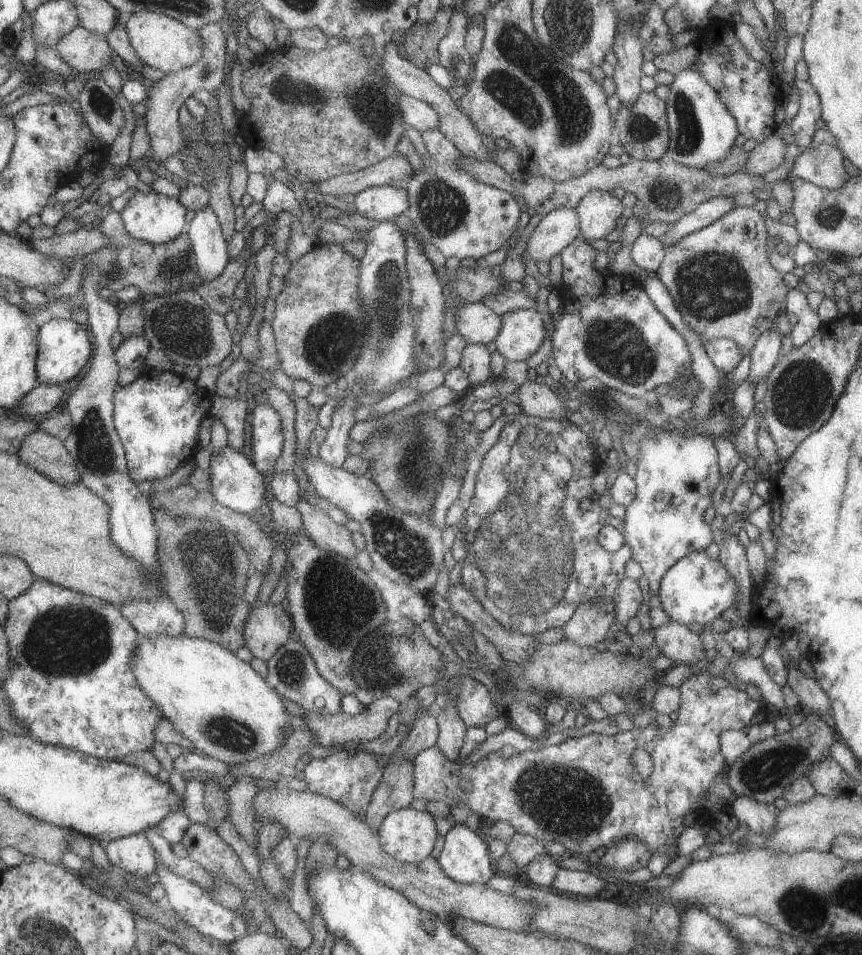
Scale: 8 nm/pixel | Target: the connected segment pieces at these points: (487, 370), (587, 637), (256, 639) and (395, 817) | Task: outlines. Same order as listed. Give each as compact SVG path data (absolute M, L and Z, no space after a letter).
M468 343L462 351L459 366L468 375L471 389L493 379L491 352L486 345Z
M600 597L577 606L565 628L567 640L589 647L605 640L606 632L615 618L615 602L612 597Z
M252 604L243 641L254 657L268 662L281 646L293 638L293 622L288 615L280 604Z
M410 806L392 811L382 821L378 832L380 844L390 856L400 862L418 864L426 857L430 857L430 852L434 850L434 844L438 838L434 820L435 818L427 810L420 812Z

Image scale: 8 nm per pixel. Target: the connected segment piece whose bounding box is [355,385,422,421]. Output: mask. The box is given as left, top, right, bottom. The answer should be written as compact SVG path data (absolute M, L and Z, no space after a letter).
M405 385L404 388L398 388L396 392L382 398L378 403L367 406L358 405L355 412L356 420L365 421L370 420L370 418L378 418L378 416L395 411L414 402L414 400L418 400L420 396L422 396L422 393Z

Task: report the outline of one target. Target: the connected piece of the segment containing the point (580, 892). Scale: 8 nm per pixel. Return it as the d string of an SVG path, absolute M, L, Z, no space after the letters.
M561 869L556 873L551 888L558 893L572 897L596 897L606 886L603 876L596 876L588 871Z

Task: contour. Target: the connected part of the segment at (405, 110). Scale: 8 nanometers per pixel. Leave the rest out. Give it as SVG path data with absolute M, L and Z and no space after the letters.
M401 93L396 106L400 109L407 127L416 128L421 133L430 129L439 129L439 114L427 102Z

